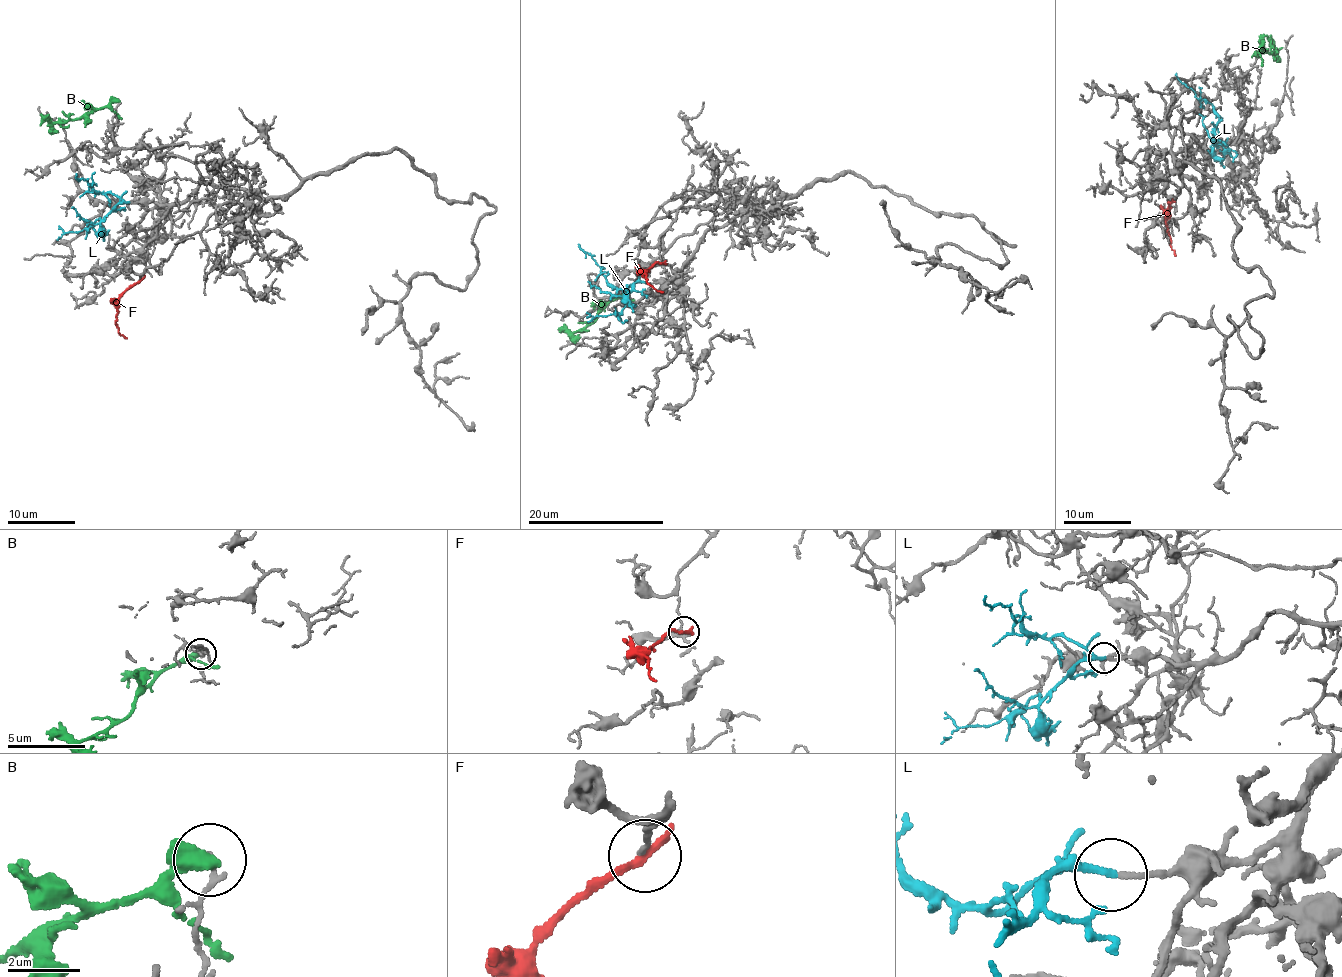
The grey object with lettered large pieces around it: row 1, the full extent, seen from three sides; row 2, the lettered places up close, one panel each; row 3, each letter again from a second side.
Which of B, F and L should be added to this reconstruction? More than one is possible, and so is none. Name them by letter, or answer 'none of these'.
L

